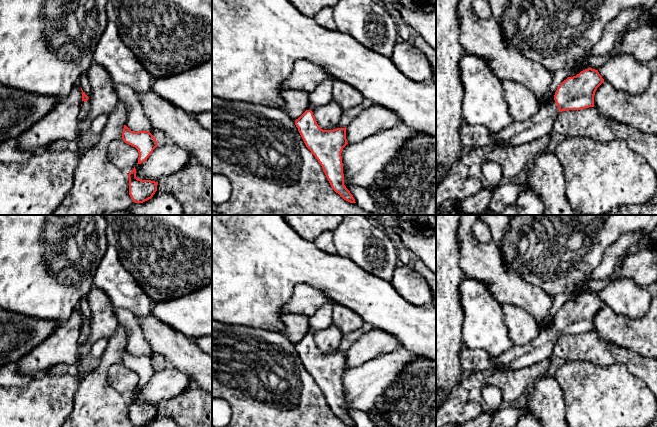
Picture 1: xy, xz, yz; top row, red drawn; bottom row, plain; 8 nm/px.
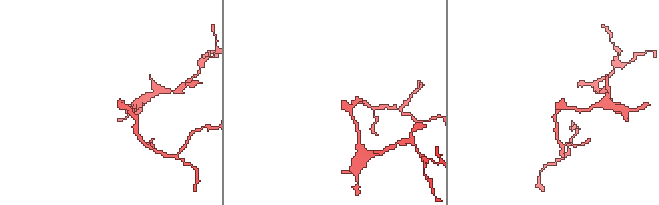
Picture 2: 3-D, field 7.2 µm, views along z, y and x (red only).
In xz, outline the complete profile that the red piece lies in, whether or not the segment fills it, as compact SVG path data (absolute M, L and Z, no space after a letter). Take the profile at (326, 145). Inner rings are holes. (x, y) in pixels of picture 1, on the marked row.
M309 104L308 109L295 120L295 125L311 153L318 160L332 187L344 200L356 203L353 195L344 185L342 150L348 144L346 127L334 130L323 130L317 124L313 112L315 107Z

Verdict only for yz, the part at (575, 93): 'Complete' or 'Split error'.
Split error

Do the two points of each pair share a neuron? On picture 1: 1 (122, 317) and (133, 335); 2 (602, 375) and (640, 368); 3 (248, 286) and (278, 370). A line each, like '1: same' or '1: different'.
1: same
2: different
3: different

